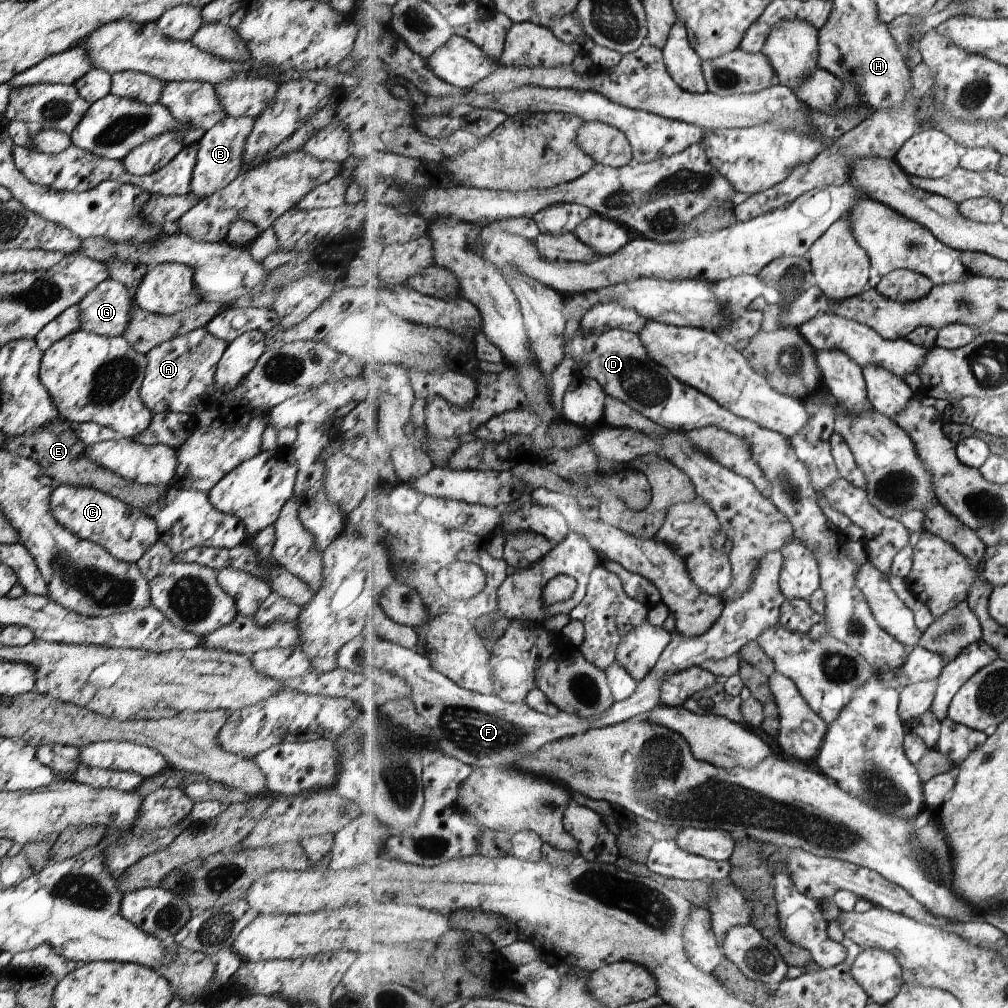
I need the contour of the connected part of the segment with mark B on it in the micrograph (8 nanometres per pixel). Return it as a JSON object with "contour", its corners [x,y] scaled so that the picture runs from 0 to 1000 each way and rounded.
{"contour":[[[225,114],[204,129],[195,141],[193,165],[187,183],[188,191],[197,197],[223,187],[239,171],[240,147],[244,135],[249,131],[252,118],[244,115],[230,116]]]}

